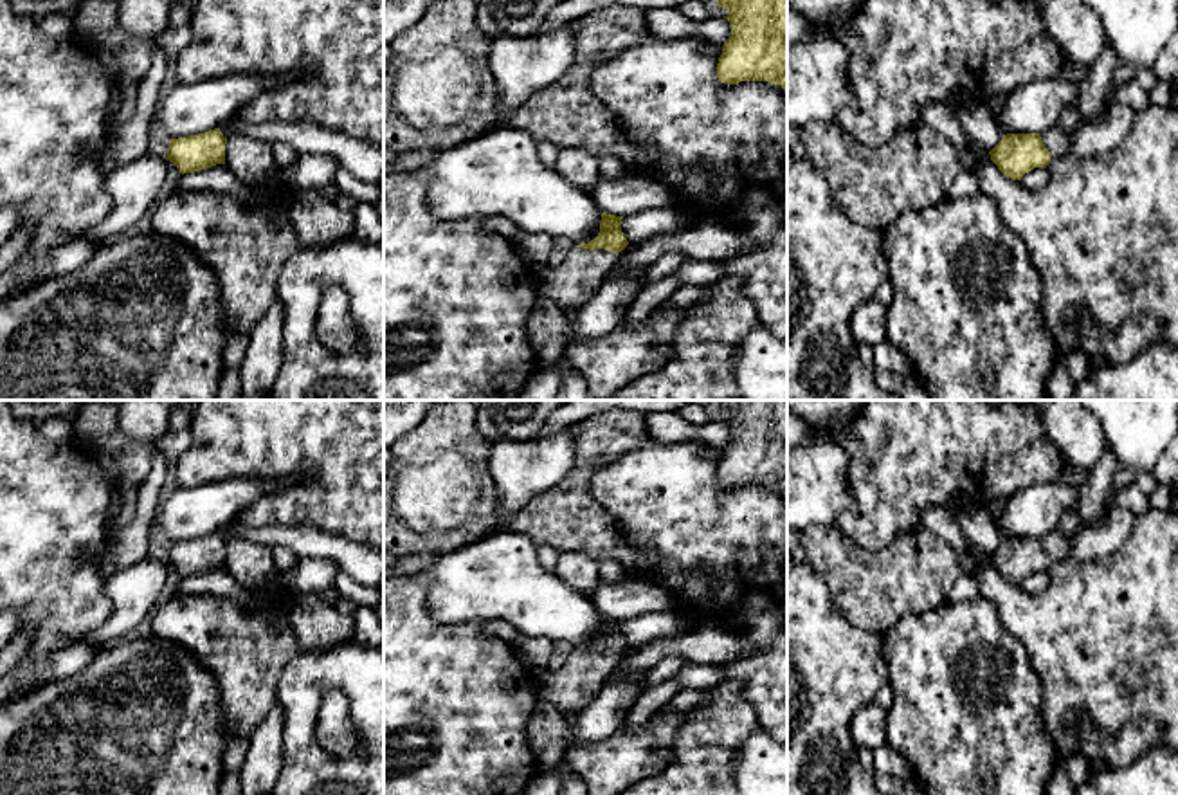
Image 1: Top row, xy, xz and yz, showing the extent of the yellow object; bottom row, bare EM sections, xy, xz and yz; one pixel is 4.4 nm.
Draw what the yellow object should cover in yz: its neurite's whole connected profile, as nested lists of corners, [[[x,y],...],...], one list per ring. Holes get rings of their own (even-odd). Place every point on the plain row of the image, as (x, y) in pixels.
[[[1057,530],[1043,537],[1007,537],[989,555],[998,573],[1012,584],[1021,584],[1034,571],[1047,571],[1052,562],[1066,559],[1072,537]]]

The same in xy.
[[[220,532],[171,543],[166,564],[173,566],[182,579],[207,573],[216,568],[225,568],[225,548],[227,543]]]

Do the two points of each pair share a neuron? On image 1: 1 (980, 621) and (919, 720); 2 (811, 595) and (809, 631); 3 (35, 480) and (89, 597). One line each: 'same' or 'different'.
1: same
2: same
3: same

